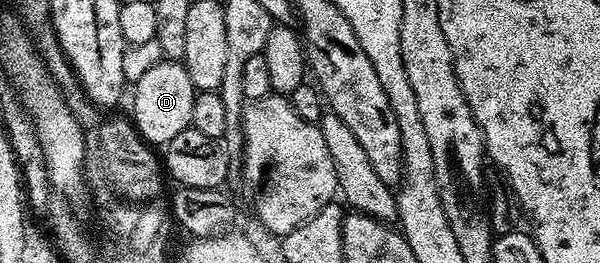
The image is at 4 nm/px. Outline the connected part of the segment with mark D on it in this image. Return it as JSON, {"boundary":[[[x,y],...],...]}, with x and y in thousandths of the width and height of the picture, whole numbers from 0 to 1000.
{"boundary":[[[270,224],[248,259],[220,327],[222,338],[222,460],[225,498],[250,555],[273,559],[282,548],[298,498],[318,479],[318,392],[325,392],[328,354],[318,316],[318,285],[312,285],[302,232]]]}

